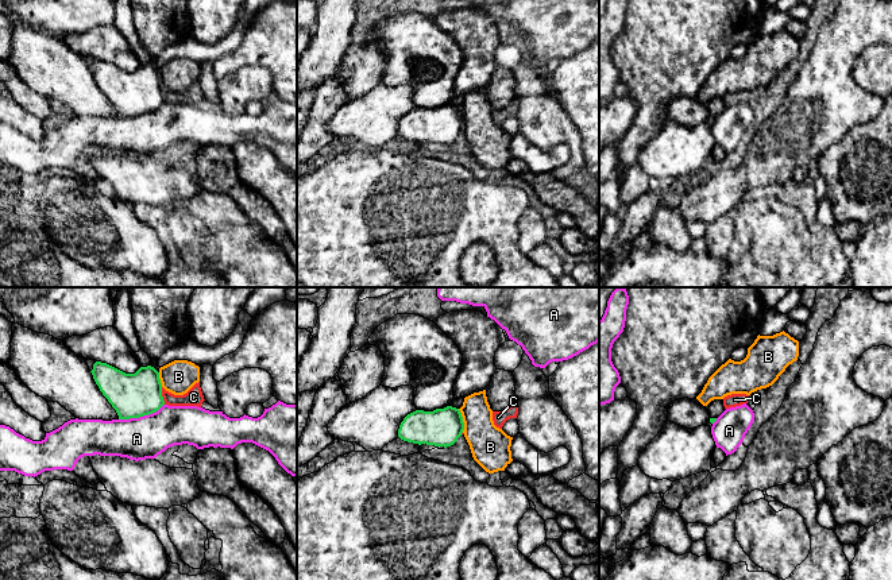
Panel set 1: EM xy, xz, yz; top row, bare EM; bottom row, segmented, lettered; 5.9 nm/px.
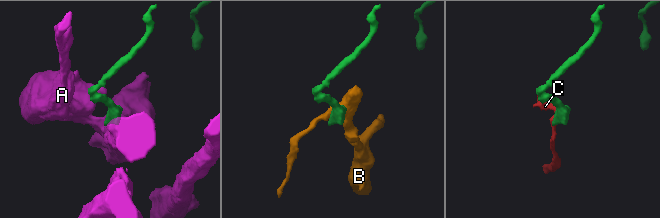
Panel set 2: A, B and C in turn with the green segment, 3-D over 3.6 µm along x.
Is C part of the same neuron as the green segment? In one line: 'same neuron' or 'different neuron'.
different neuron

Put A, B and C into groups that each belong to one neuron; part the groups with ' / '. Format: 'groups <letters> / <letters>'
groups A / B / C

